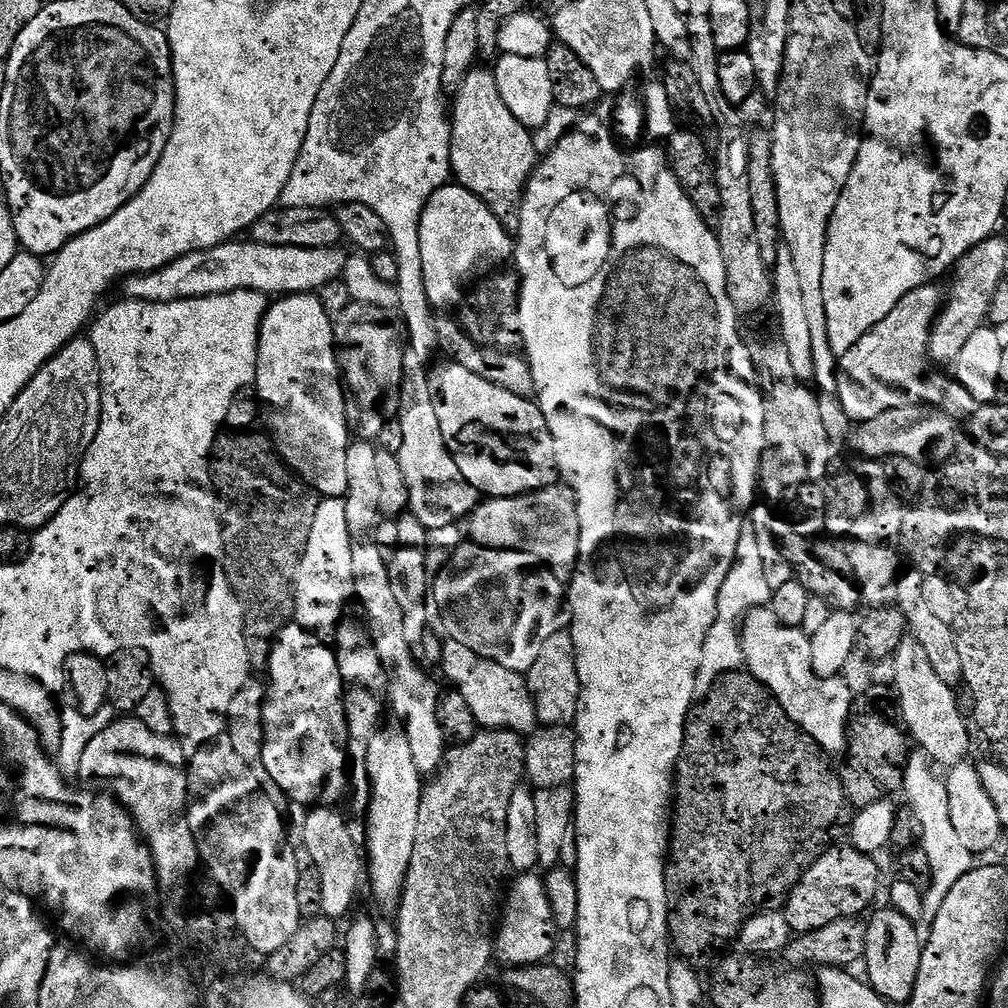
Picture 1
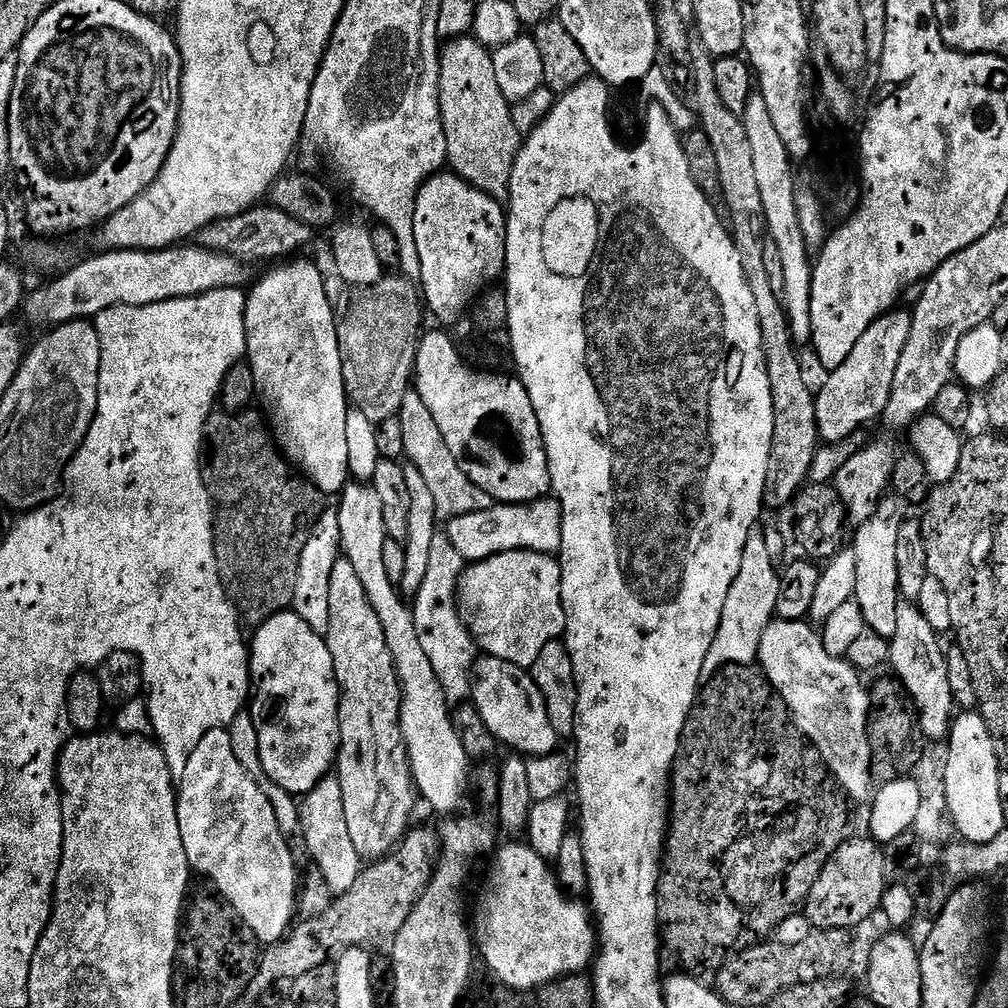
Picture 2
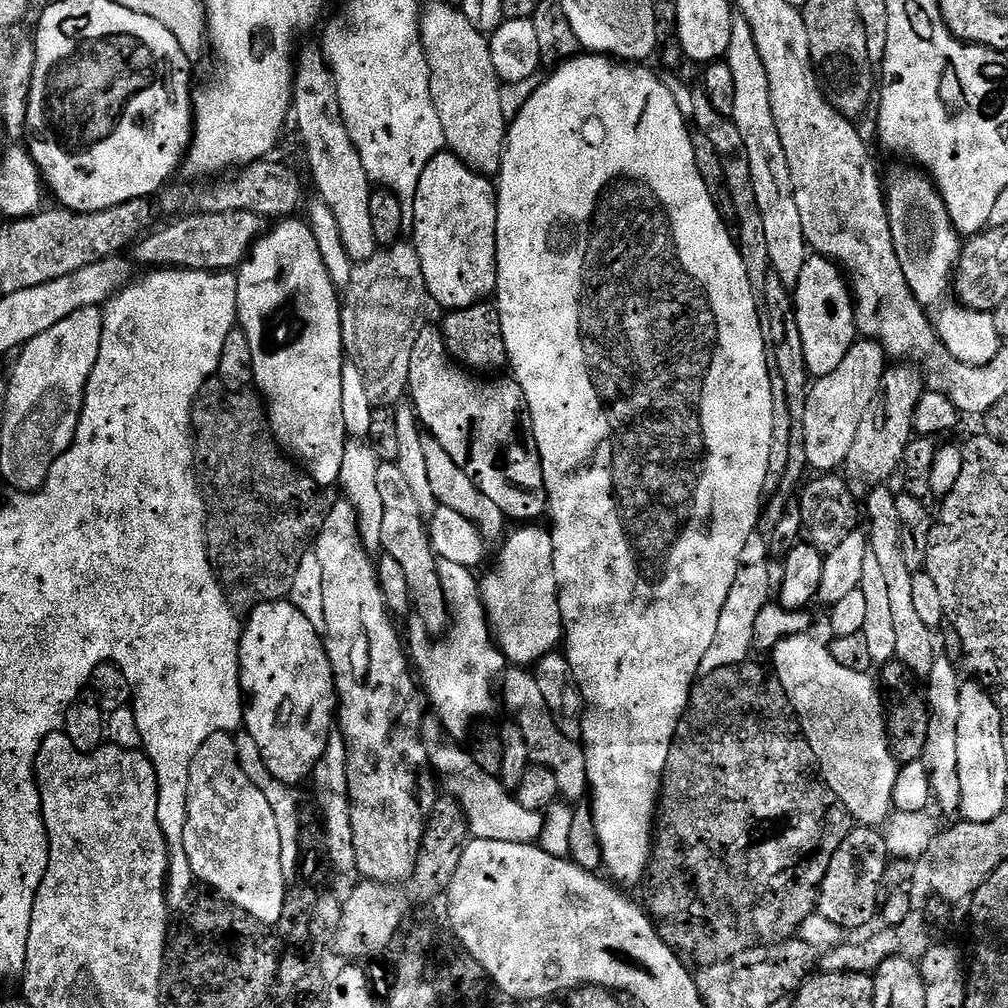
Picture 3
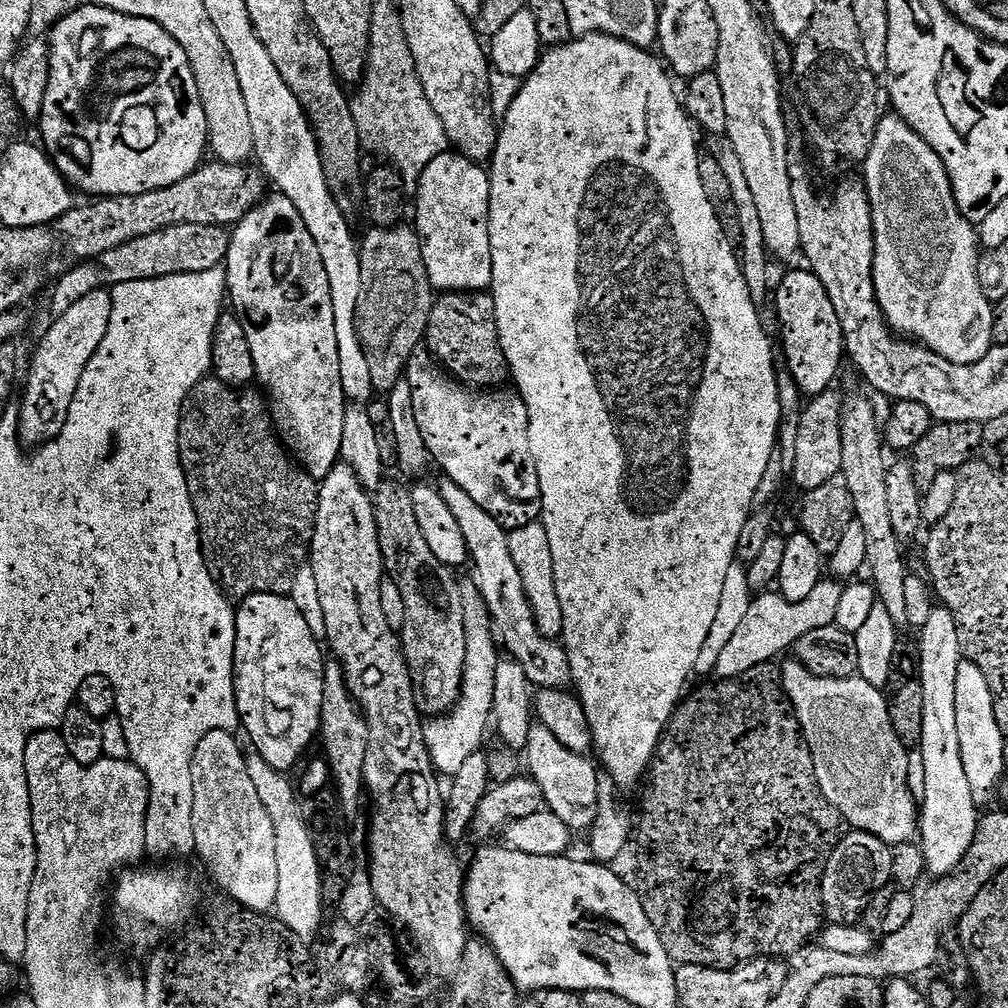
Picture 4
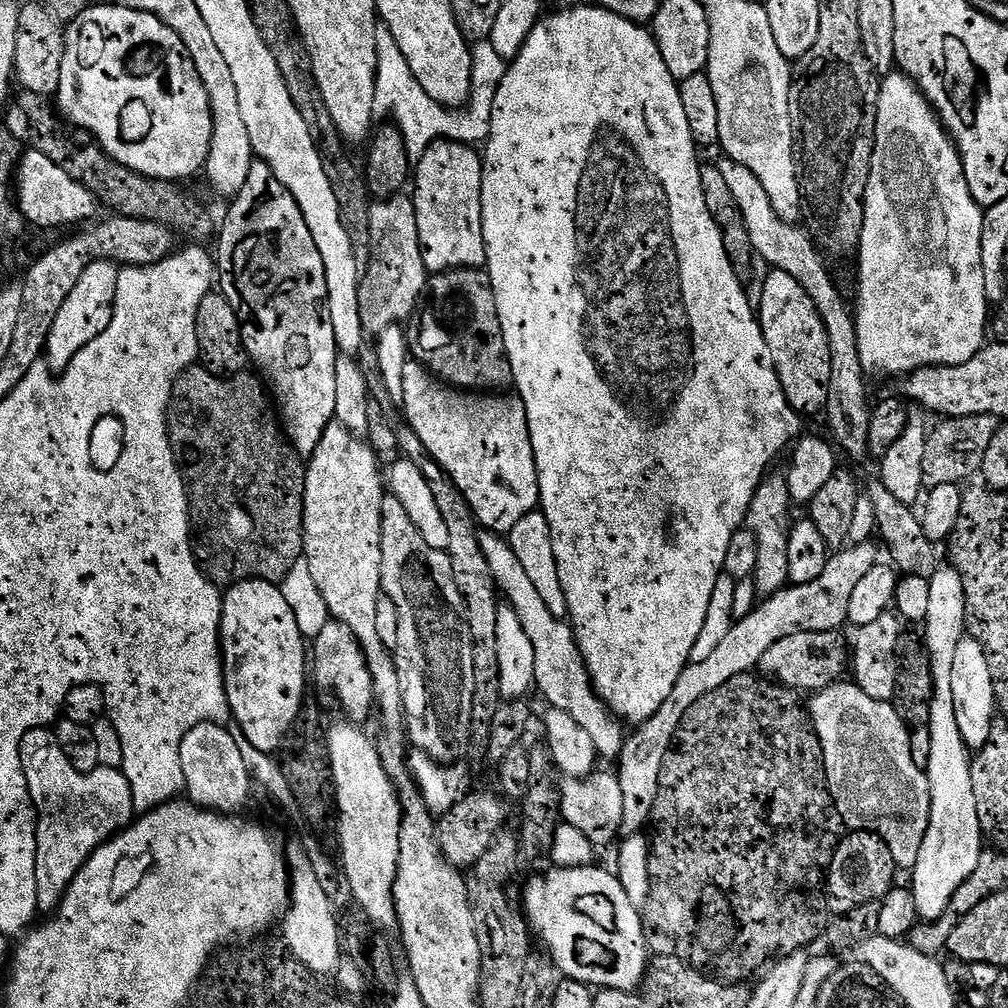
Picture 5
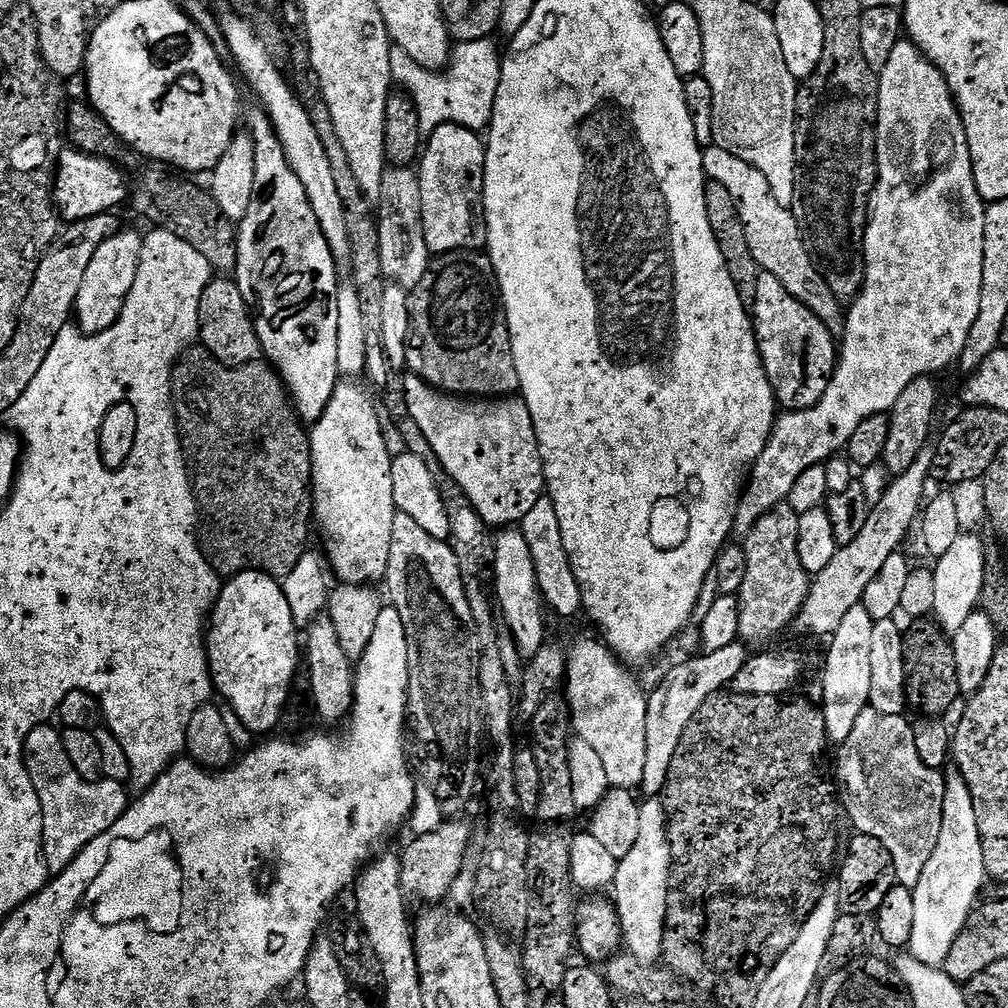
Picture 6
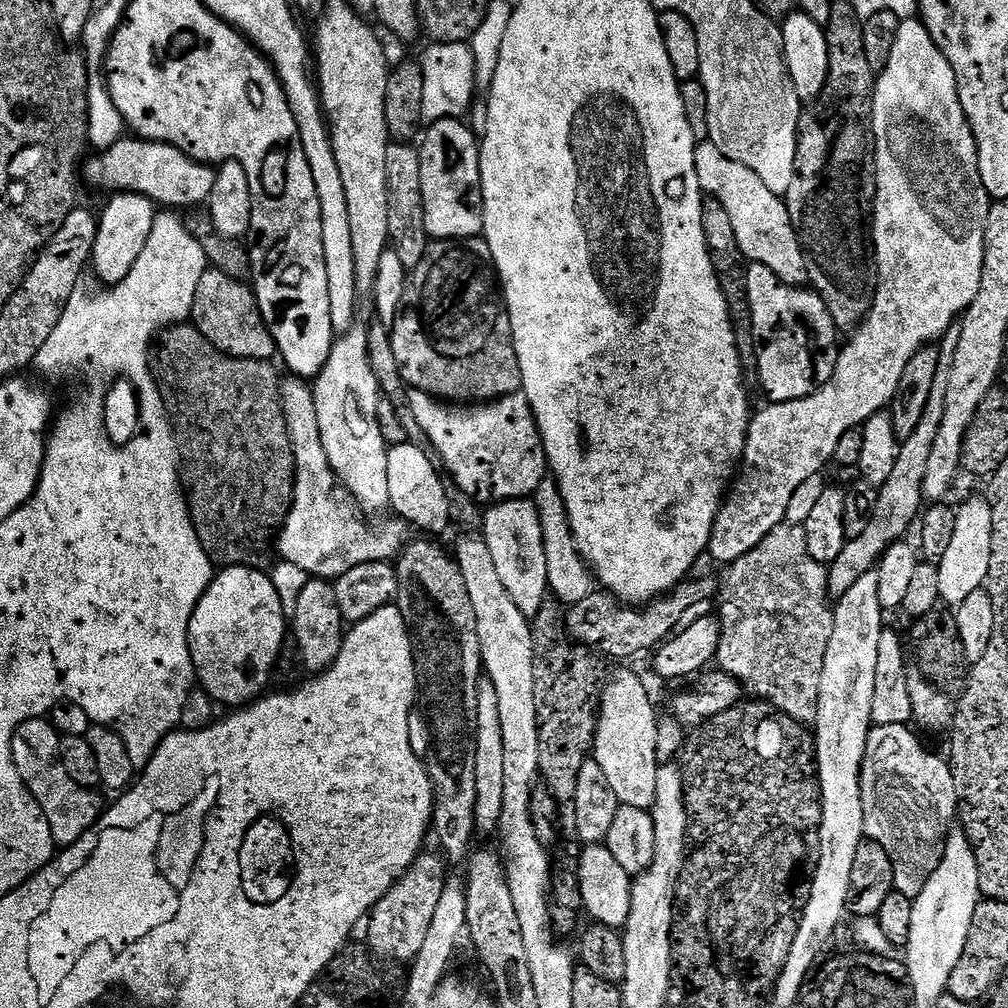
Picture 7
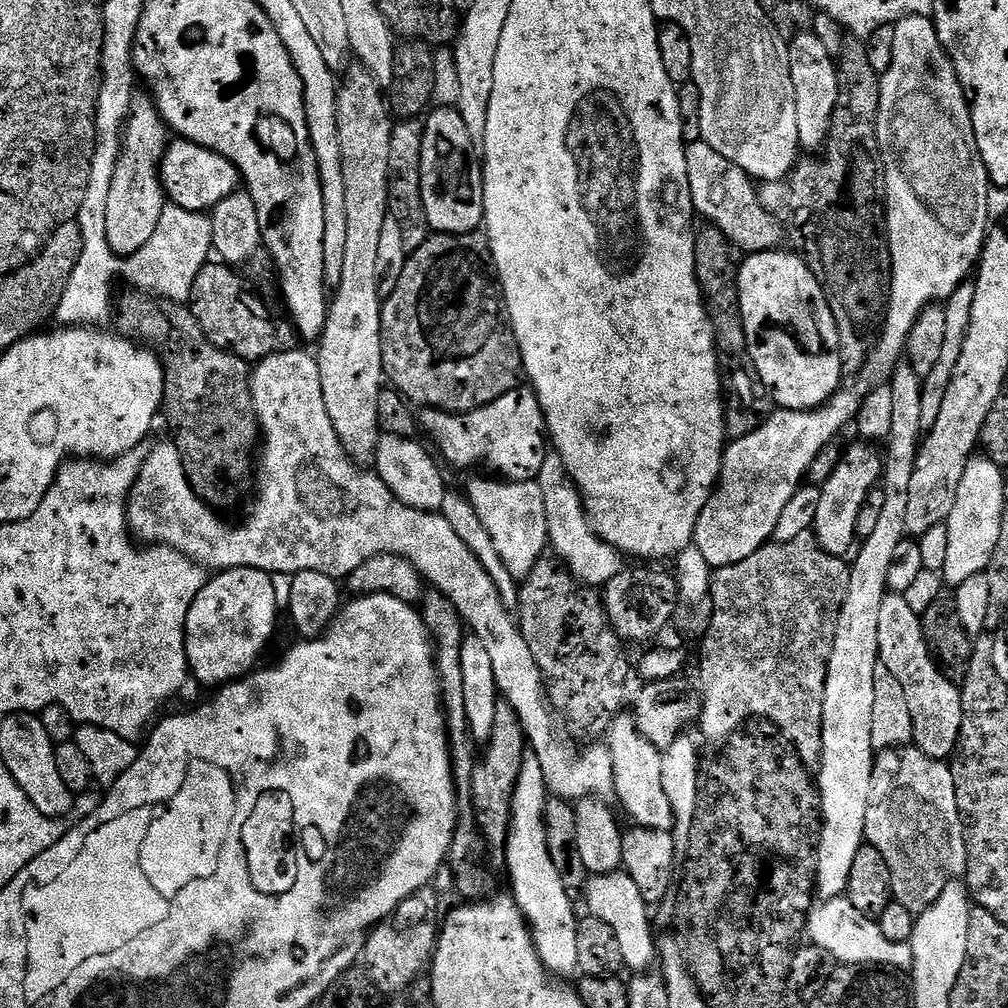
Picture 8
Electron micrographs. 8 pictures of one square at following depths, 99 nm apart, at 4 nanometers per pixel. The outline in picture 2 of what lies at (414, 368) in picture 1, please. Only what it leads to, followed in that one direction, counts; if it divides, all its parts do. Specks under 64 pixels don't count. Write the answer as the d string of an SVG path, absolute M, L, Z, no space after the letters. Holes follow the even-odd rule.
M415 390L408 391L406 398L402 398L398 417L401 420L402 435L405 439L404 456L407 463L416 468L422 474L422 479L426 481L426 486L434 497L437 517L451 518L462 514L474 514L478 510L486 510L492 507L494 503L492 497L488 496L474 482L470 482L470 478L462 470L462 466L458 466L454 454L450 454L450 446L446 446L446 438L442 438L442 430L438 430L438 422L434 422L434 414L430 414L430 410L426 410L426 402L422 402L422 398Z

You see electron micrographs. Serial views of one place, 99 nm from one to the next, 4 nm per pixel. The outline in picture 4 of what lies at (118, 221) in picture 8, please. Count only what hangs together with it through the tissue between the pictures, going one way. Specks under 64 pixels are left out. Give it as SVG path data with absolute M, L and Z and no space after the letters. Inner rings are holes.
M97 290L78 298L62 318L50 326L46 335L39 337L32 365L28 368L28 385L24 388L24 401L18 404L20 427L18 435L25 445L39 446L56 439L66 426L70 414L70 404L74 394L78 394L78 382L82 382L82 370L94 358L106 329L110 327L112 294L108 290Z

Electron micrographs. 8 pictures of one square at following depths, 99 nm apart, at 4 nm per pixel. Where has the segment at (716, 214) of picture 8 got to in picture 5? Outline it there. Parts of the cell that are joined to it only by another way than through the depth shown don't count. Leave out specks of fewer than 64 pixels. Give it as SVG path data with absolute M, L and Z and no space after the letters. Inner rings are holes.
M723 157L717 167L726 177L726 183L734 194L734 202L738 202L738 210L742 210L742 218L746 222L746 230L750 230L750 242L754 246L757 257L764 260L777 272L790 274L810 294L828 334L830 342L830 394L826 417L832 427L831 439L839 449L848 456L869 455L868 439L872 413L868 404L868 380L862 358L858 354L858 334L856 333L856 318L850 304L844 301L832 272L828 269L829 261L825 259L819 248L808 235L807 228L799 223L791 224L778 218L778 210L770 206L770 194L765 187L741 163L736 163L728 157Z

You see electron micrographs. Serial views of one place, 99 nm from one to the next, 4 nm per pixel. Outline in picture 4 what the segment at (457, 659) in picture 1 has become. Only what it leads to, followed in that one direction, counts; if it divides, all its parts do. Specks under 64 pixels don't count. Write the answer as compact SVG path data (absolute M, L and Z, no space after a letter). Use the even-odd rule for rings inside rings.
M539 722L533 723L526 749L527 775L542 786L547 811L558 814L569 830L591 828L598 814L598 798L602 791L601 773L597 765L592 765L588 759L587 755L566 750L566 746L562 746L562 742L558 742L558 738L554 738L546 726Z

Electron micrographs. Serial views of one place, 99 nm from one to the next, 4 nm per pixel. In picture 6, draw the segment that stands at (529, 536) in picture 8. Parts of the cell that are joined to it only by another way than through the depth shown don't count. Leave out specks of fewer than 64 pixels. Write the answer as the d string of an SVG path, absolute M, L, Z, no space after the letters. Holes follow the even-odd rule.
M509 526L495 533L490 576L491 572L493 578L496 579L494 600L498 605L499 615L501 617L504 615L505 626L512 631L510 639L521 657L531 658L538 653L539 648L546 641L546 635L544 635L545 609L542 607L540 587L536 581L534 560L530 558L529 547L526 546L526 540L522 538L519 527Z

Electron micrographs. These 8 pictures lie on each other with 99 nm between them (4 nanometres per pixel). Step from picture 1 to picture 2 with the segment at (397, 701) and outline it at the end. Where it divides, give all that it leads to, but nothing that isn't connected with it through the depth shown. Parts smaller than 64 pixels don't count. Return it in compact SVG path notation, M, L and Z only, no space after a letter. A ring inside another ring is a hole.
M349 482L344 491L339 493L338 501L338 526L340 527L340 550L343 559L354 566L354 571L362 581L362 587L366 590L366 598L370 598L370 606L374 606L374 614L378 614L378 622L382 622L382 630L386 634L386 646L390 646L390 654L394 658L396 673L400 679L400 725L408 751L408 761L412 767L412 781L416 783L416 791L419 799L424 800L436 812L448 812L444 814L456 814L461 811L464 799L468 796L468 784L470 788L470 761L466 750L462 750L462 741L452 725L452 712L450 703L443 693L442 685L434 674L433 665L421 645L418 633L415 629L415 620L412 617L412 608L406 603L399 587L390 582L390 574L386 574L386 557L384 548L389 540L386 534L386 518L382 518L382 501L376 491L364 482Z

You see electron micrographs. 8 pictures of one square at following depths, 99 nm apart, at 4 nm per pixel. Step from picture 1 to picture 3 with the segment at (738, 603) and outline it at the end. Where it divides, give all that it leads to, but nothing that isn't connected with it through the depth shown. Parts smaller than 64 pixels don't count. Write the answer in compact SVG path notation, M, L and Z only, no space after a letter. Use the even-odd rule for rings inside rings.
M754 534L742 549L740 569L734 578L734 586L730 586L730 594L726 594L726 606L722 606L722 618L718 620L718 634L714 634L714 642L710 650L706 650L706 658L702 658L700 676L722 670L722 666L745 663L749 659L748 651L753 651L756 639L756 623L762 610L770 603L771 596L768 595L774 592L774 572L772 576L768 562L770 555L767 539Z

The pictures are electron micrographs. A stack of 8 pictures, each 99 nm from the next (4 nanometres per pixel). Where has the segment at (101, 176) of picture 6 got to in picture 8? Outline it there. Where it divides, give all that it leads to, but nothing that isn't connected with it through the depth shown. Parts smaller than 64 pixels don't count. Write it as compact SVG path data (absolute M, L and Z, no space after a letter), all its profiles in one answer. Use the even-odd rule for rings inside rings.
M183 138L173 139L160 159L160 185L164 187L165 197L182 210L211 213L218 202L230 198L230 194L237 192L241 184L240 171L222 158L222 154L206 150Z

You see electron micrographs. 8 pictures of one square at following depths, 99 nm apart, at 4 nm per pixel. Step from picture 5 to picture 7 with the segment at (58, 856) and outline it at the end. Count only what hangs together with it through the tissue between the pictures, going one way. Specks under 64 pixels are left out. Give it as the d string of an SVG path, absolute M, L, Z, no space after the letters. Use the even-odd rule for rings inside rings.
M47 719L22 722L22 726L14 730L12 761L22 782L30 794L34 794L38 806L42 806L42 814L46 822L50 822L50 834L56 839L57 845L67 846L78 842L86 830L98 823L102 815L102 803L93 789L78 786L78 782L66 774L66 766L62 766L60 757L61 739L56 727Z

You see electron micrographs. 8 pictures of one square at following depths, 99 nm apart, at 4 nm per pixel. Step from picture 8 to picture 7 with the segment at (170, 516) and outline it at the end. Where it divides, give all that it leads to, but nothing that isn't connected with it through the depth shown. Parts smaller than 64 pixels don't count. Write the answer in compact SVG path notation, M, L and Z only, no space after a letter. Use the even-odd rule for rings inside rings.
M288 378L280 385L280 401L284 407L284 417L286 418L286 426L290 430L290 442L292 443L292 453L294 454L294 462L296 463L296 481L294 482L294 494L292 495L292 508L288 511L288 517L285 518L283 526L278 533L278 556L279 559L286 564L293 564L301 567L302 571L309 578L319 578L329 582L335 582L339 576L346 574L346 570L354 570L354 566L362 566L370 562L392 562L404 550L404 545L409 543L410 533L409 525L405 524L399 518L391 518L392 520L380 520L377 524L367 524L365 513L360 511L360 506L352 495L346 490L346 486L337 481L334 470L330 466L330 458L326 458L326 450L322 447L322 434L318 430L318 410L314 402L314 388L307 379L304 378Z

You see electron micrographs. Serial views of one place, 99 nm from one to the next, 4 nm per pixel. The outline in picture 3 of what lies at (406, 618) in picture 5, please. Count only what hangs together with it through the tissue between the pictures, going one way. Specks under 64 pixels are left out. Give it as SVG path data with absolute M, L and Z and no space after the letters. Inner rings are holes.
M396 463L378 466L378 491L382 497L383 555L395 558L401 564L410 585L414 616L424 623L426 631L444 634L449 629L448 606L439 582L438 557L428 537L426 513L418 506L418 498L414 498L406 474L402 474Z

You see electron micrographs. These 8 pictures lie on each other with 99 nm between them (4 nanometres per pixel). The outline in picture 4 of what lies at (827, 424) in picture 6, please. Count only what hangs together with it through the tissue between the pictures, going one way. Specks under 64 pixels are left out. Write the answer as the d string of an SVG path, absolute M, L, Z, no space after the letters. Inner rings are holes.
M884 114L880 117L880 125L876 131L874 146L870 150L868 157L862 162L863 168L864 174L868 178L868 180L866 179L866 187L872 199L872 221L876 227L876 257L874 258L876 297L893 332L901 337L911 338L913 341L923 344L924 347L934 350L939 356L955 364L973 364L982 358L986 358L988 351L994 347L992 338L992 331L994 330L994 304L993 301L986 298L986 294L980 285L982 245L978 239L977 229L972 221L965 218L958 206L956 195L952 189L952 182L948 177L948 171L942 162L942 158L901 116L895 114L889 114L888 116L888 114Z

